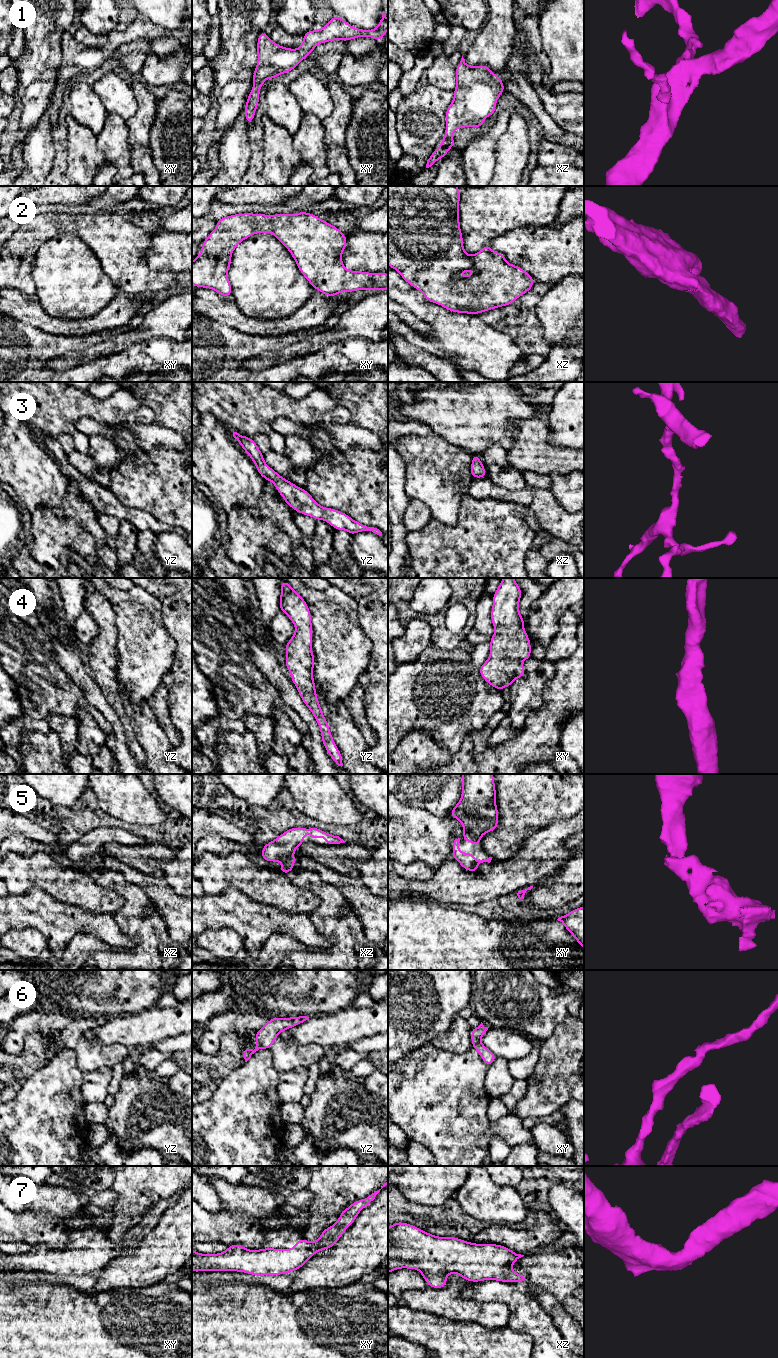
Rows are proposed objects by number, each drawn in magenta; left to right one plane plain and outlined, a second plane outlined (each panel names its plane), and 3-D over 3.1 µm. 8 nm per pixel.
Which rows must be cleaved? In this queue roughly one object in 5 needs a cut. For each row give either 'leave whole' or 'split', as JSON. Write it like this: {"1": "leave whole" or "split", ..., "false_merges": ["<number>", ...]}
{"1": "leave whole", "2": "leave whole", "3": "leave whole", "4": "leave whole", "5": "leave whole", "6": "leave whole", "7": "leave whole", "false_merges": []}

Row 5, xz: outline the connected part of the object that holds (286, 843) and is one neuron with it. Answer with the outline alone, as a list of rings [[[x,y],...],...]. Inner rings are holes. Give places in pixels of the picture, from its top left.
[[[295,827],[286,830],[273,841],[265,844],[261,852],[262,860],[269,862],[280,861],[282,866],[279,872],[290,874],[290,871],[295,867],[295,855],[293,852],[304,842],[306,832],[315,840],[320,839],[323,835],[326,845],[346,842],[339,836],[332,835],[320,828]]]

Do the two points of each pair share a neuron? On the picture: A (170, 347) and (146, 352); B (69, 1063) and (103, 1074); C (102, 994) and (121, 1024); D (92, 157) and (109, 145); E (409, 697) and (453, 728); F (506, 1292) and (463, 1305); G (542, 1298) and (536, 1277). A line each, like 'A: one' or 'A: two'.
A: one
B: two
C: two
D: two
E: one
F: two
G: two

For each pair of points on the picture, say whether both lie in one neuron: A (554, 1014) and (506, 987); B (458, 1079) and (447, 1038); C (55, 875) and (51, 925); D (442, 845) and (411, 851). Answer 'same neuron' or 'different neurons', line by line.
A: same neuron
B: different neurons
C: different neurons
D: same neuron

